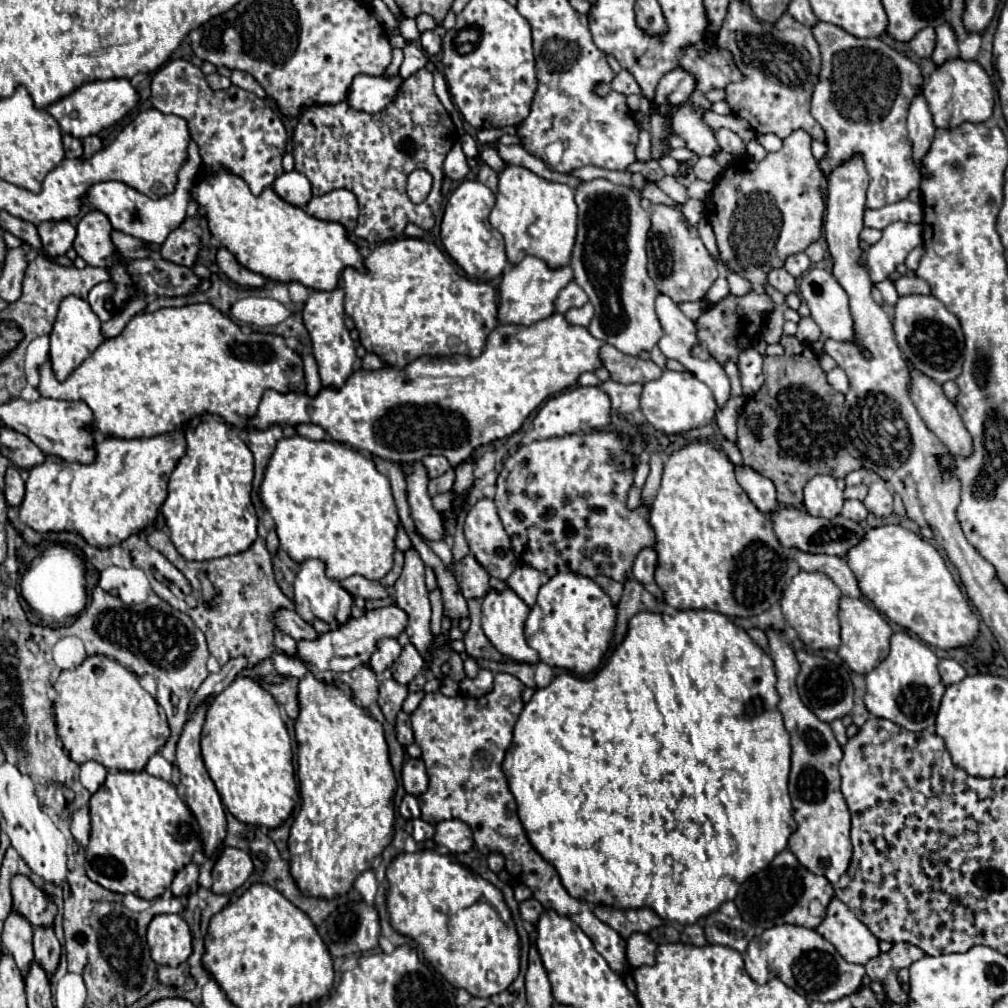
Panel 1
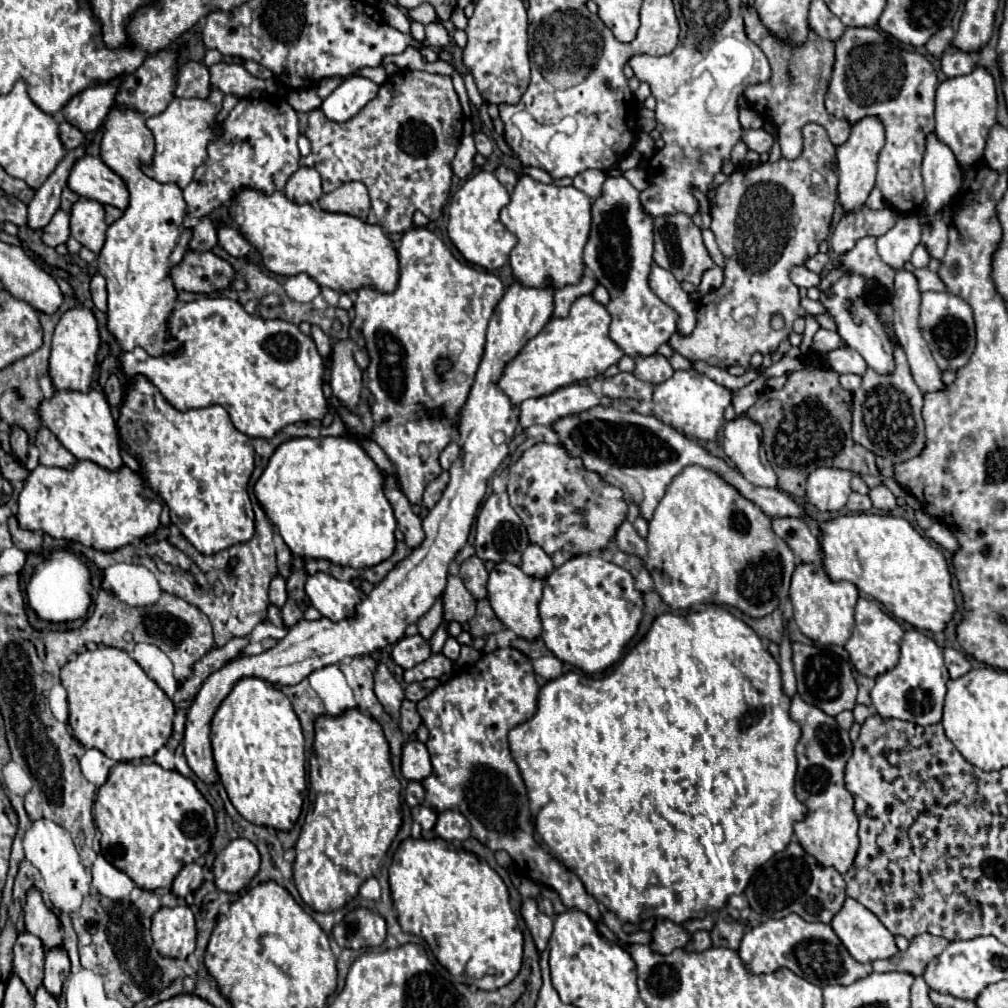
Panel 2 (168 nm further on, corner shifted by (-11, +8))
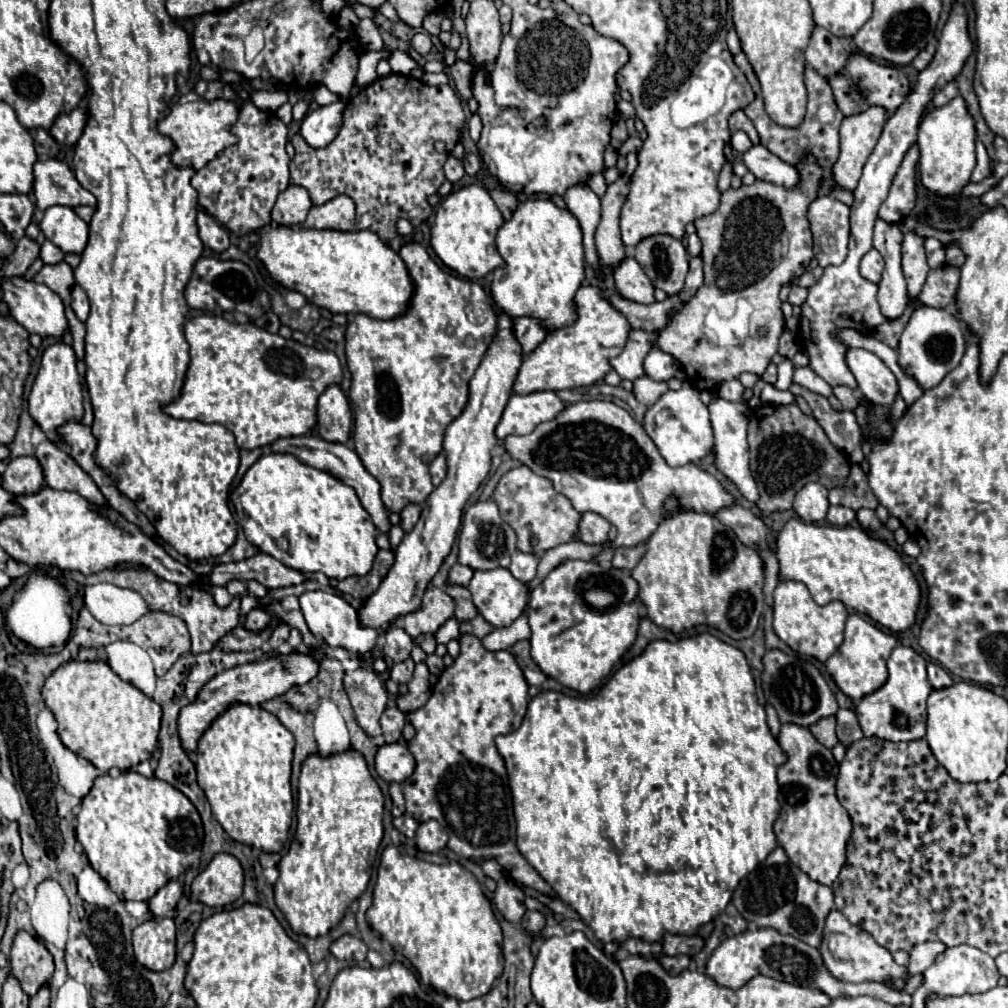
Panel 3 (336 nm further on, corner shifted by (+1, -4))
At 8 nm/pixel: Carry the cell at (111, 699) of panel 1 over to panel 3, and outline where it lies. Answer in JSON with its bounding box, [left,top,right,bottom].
[42,660,162,772]

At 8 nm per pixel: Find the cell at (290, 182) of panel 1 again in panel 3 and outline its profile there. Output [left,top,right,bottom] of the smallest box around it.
[272,184,312,226]

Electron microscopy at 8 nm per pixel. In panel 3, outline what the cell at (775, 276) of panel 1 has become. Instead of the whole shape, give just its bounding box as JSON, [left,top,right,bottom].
[788,284,808,306]

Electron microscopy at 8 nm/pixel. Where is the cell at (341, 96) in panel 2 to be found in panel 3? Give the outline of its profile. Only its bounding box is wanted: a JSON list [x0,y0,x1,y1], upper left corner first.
[300,100,346,148]

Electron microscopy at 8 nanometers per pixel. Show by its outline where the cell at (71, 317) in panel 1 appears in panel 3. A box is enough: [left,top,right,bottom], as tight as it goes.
[28,342,82,442]

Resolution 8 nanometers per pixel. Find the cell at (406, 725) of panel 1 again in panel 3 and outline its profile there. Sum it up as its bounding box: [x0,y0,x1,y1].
[380,708,404,744]

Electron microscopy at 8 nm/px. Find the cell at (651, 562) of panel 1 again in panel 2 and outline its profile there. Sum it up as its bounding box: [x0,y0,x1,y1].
[614,520,646,558]

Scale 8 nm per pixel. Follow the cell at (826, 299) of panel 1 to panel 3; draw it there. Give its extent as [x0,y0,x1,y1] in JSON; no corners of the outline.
[846,348,898,406]

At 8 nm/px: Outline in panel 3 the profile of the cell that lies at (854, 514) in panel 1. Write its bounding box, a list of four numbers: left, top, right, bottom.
[826,506,856,526]

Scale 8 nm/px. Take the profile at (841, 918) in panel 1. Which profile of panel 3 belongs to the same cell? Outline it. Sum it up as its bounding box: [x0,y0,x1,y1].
[820,910,906,982]

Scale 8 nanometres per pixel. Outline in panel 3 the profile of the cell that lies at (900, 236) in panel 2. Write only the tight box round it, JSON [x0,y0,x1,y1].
[860,248,884,284]

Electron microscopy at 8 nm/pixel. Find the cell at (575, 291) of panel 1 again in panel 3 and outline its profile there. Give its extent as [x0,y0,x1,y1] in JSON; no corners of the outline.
[514,316,548,356]

